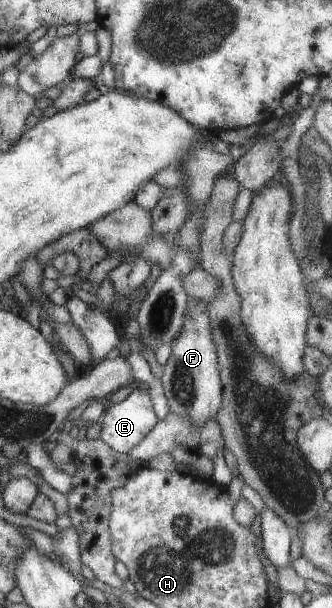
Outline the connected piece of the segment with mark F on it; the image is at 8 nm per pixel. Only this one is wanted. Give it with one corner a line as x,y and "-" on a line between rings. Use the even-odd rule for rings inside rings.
190,297
183,328
178,338
172,342
172,353
161,377
170,406
169,412
180,414
180,418
188,420
194,428
202,428
206,422
217,418
223,398
217,351
211,338
211,327
205,306
204,300

